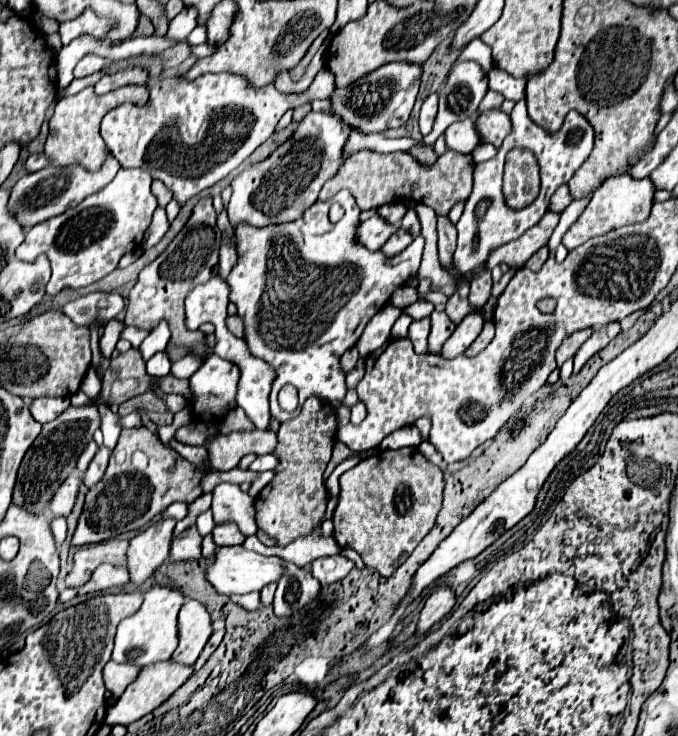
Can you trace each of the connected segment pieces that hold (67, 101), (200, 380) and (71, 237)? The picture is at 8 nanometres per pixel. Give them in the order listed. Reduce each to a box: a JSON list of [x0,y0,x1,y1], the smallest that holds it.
[[45,87,147,171],[189,355,239,419],[15,169,157,295]]

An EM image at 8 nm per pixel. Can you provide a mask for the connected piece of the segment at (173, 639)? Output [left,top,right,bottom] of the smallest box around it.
[113,585,185,667]

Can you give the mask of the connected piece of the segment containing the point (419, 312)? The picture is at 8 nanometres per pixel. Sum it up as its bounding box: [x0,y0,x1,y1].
[405,301,433,319]

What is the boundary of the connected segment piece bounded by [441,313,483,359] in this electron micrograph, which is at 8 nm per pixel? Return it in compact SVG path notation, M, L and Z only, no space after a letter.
M475 313L467 315L457 325L457 329L453 331L453 335L445 341L445 345L441 349L441 355L445 359L453 359L453 357L465 353L465 349L477 339L477 335L481 333L481 329L483 329L483 317L481 315L475 315Z

